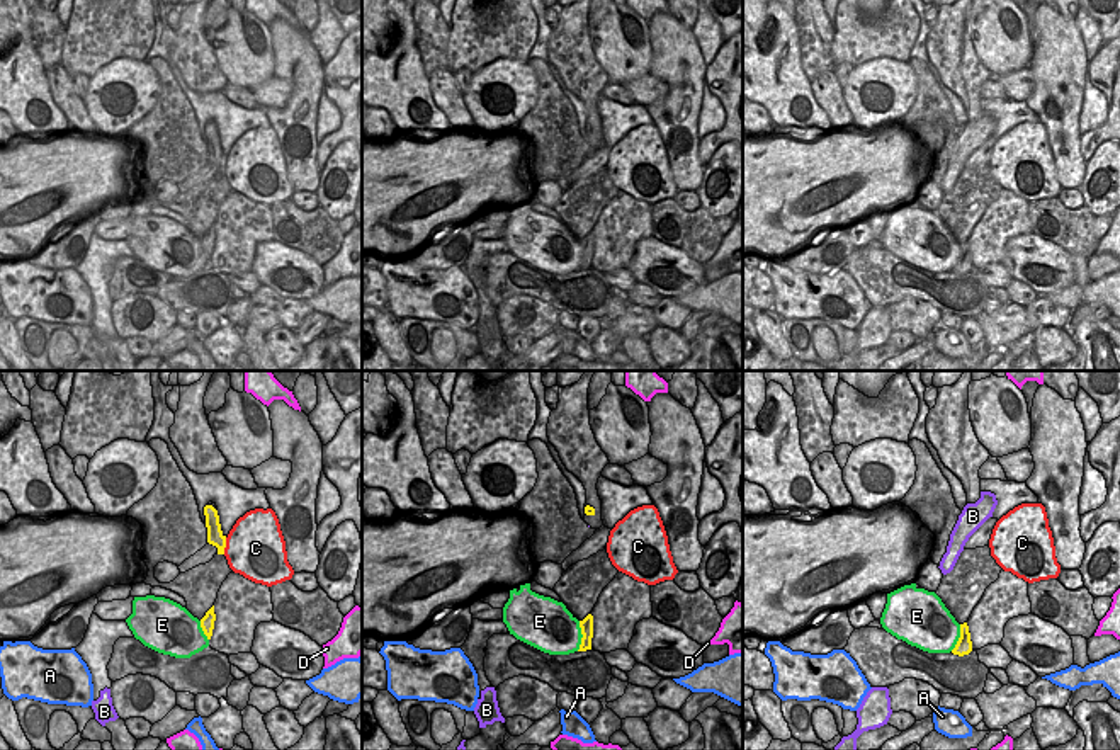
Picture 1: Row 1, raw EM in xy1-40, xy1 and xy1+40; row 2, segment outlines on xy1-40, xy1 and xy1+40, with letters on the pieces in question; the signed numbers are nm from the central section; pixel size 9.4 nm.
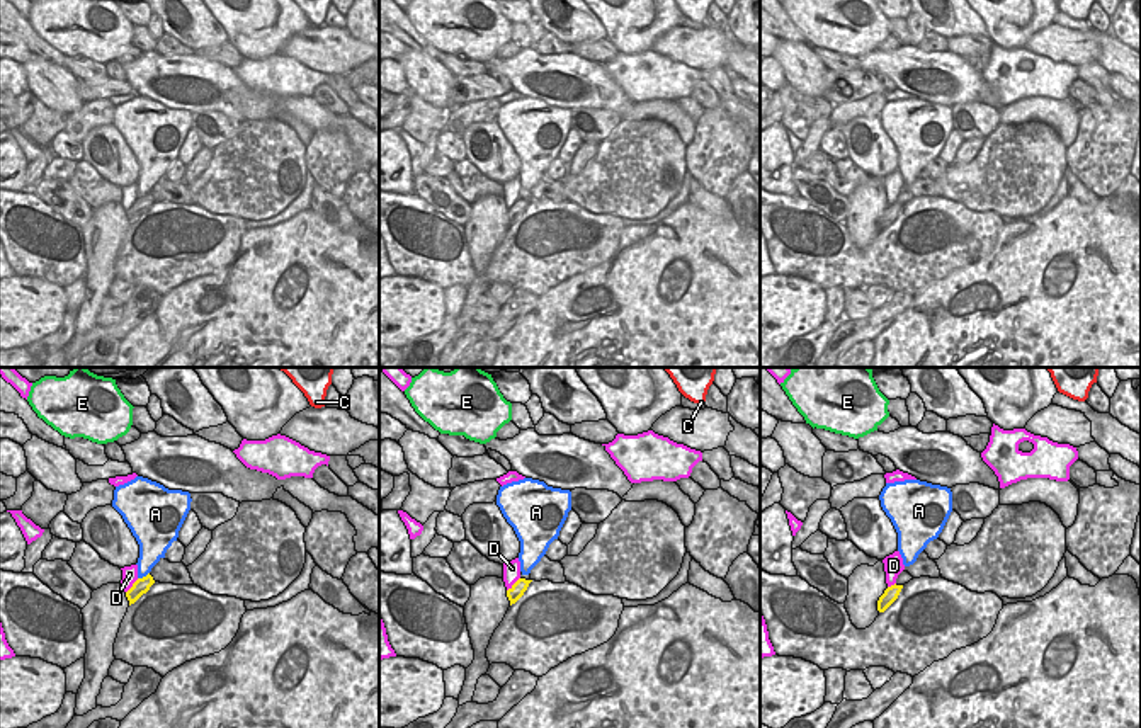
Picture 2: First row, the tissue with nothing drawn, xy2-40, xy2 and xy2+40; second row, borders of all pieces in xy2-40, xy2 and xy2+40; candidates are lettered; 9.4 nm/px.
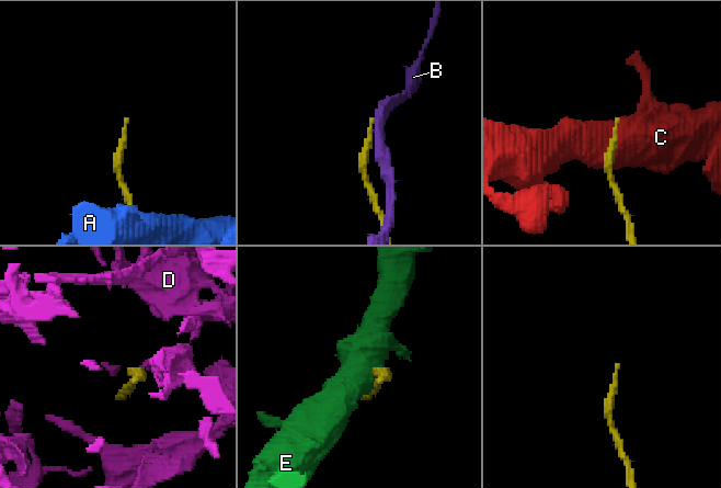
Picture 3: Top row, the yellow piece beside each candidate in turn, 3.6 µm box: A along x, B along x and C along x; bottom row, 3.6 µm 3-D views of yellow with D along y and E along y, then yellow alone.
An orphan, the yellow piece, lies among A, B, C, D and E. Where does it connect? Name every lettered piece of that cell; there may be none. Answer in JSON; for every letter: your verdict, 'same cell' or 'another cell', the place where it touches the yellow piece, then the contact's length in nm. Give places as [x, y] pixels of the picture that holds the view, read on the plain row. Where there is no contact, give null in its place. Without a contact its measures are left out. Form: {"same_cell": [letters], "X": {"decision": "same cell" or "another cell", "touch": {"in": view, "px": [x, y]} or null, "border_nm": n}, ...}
{"same_cell": [], "A": {"decision": "another cell", "touch": {"in": "xy2-40", "px": [143, 196]}, "border_nm": 130}, "B": {"decision": "another cell", "touch": null}, "C": {"decision": "another cell", "touch": {"in": "xy1-40", "px": [225, 165]}, "border_nm": 160}, "D": {"decision": "another cell", "touch": {"in": "xy2", "px": [514, 203]}, "border_nm": 190}, "E": {"decision": "another cell", "touch": {"in": "xy1", "px": [583, 255]}, "border_nm": 280}}

